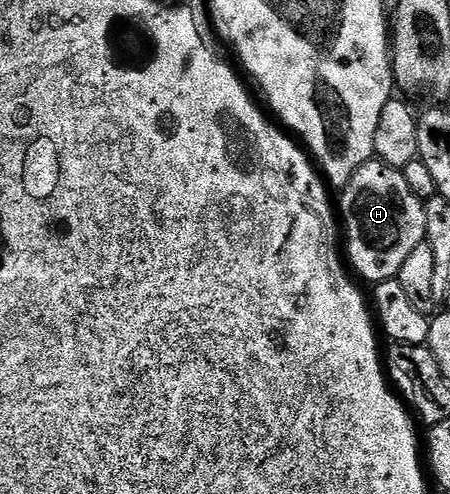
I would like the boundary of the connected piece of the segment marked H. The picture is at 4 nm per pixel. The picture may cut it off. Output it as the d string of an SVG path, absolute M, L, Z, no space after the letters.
M377 158L364 162L364 166L352 174L346 187L341 189L340 196L340 220L344 225L344 248L348 253L349 267L355 273L358 271L364 279L370 280L371 285L395 279L408 254L412 254L412 250L425 241L424 201L412 194L408 182L404 182L402 171Z

